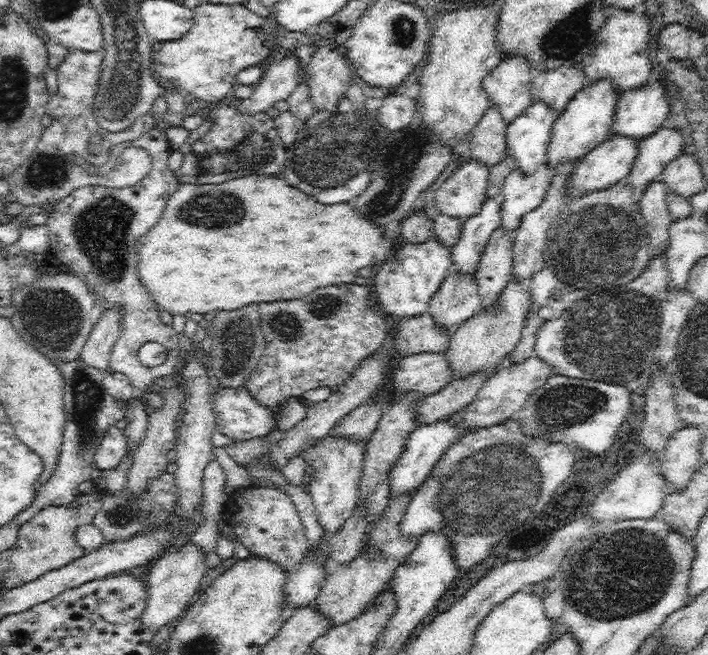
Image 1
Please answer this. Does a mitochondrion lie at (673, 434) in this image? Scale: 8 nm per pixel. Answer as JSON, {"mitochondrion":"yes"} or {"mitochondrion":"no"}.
{"mitochondrion":"no"}

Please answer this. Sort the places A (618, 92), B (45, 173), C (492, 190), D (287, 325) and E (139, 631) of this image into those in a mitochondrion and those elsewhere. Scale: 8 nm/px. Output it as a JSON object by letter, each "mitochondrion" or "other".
{"A":"other","B":"mitochondrion","C":"other","D":"mitochondrion","E":"other"}

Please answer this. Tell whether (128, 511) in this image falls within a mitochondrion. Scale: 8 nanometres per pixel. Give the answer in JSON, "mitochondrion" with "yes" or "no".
{"mitochondrion":"yes"}

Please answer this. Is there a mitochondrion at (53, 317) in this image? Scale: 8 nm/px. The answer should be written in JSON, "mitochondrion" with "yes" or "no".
{"mitochondrion":"yes"}

